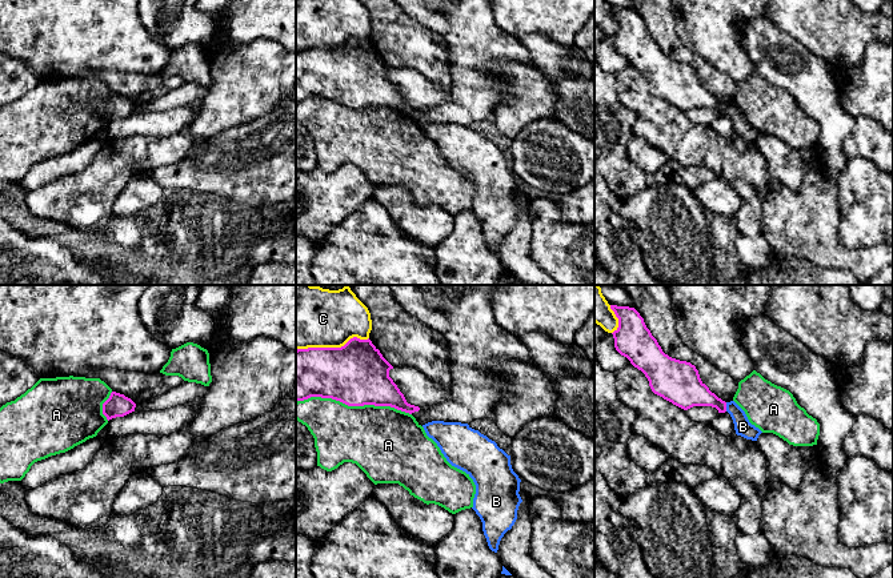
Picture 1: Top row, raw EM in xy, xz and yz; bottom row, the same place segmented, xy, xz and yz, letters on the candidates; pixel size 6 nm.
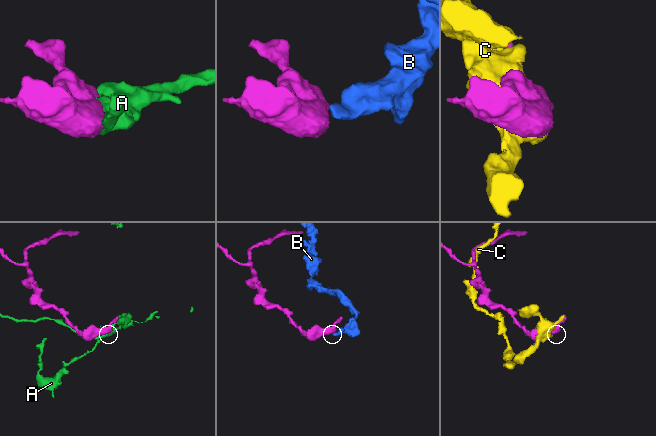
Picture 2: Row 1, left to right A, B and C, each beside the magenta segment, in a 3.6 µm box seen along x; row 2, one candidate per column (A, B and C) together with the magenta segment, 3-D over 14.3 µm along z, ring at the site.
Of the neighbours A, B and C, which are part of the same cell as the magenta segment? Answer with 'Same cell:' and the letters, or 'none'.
Same cell: none

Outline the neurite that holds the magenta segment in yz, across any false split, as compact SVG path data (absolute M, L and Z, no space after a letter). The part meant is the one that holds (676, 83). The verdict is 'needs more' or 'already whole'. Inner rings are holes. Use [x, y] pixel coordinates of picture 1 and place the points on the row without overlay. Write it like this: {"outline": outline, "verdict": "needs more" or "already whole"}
{"outline": "M610 7L610 11L618 20L618 29L612 35L616 52L645 76L654 96L684 112L693 108L712 108L716 109L718 115L726 113L726 104L709 92L709 89L701 83L694 67L672 60L662 53L657 41L646 29L644 20L634 9Z", "verdict": "already whole"}

